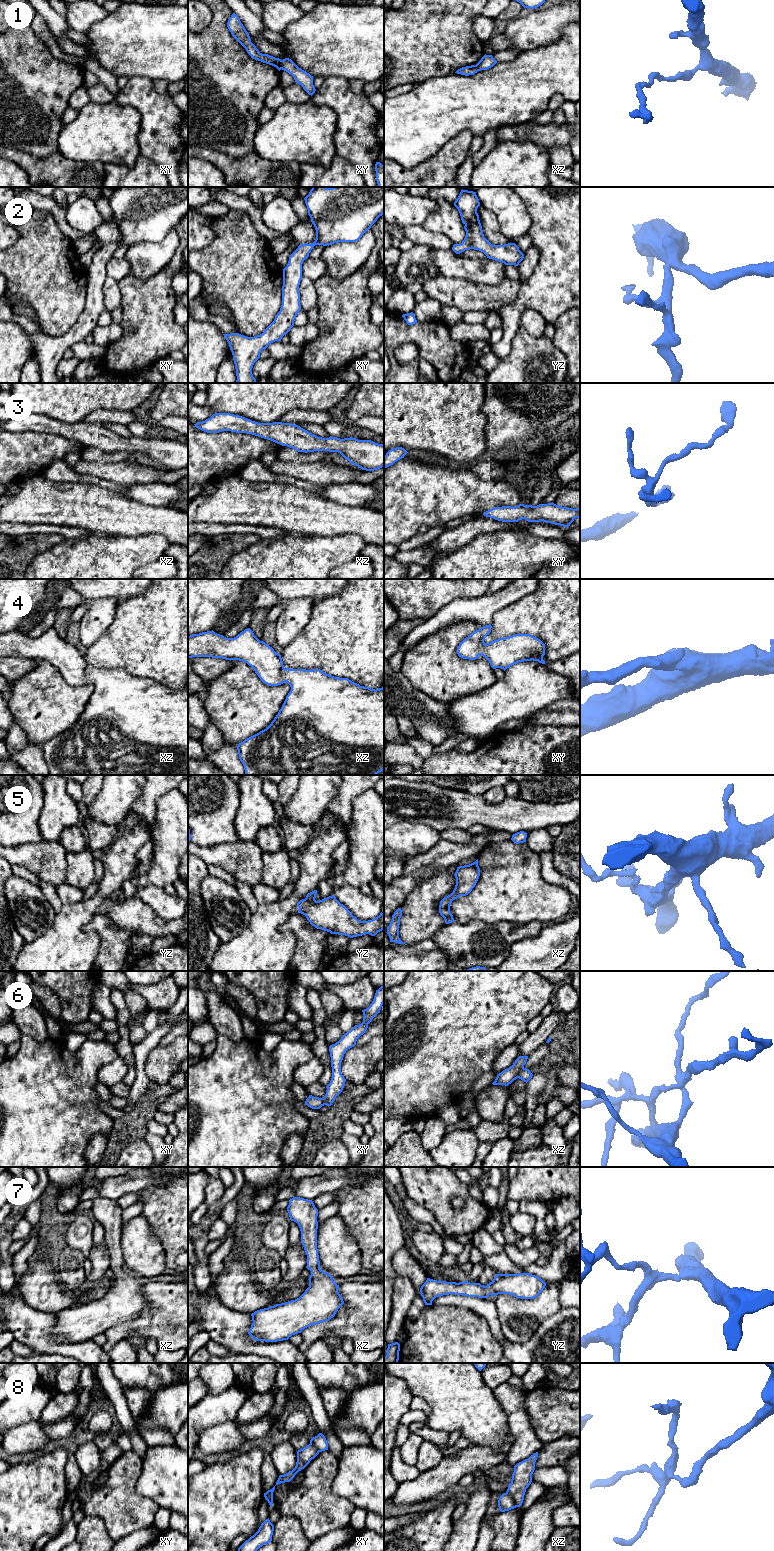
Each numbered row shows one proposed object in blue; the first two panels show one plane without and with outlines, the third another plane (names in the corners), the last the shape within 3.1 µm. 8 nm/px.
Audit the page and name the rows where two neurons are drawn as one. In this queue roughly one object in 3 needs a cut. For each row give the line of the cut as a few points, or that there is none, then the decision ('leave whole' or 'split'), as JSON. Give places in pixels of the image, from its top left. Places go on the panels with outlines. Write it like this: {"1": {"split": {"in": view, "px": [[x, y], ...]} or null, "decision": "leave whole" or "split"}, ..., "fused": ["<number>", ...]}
{"1": {"split": {"in": "xy", "px": [[282, 60], [280, 68]]}, "decision": "split"}, "2": {"split": null, "decision": "leave whole"}, "3": {"split": null, "decision": "leave whole"}, "4": {"split": null, "decision": "leave whole"}, "5": {"split": null, "decision": "leave whole"}, "6": {"split": {"in": "xz", "px": [[523, 1067], [517, 1077]]}, "decision": "split"}, "7": {"split": null, "decision": "leave whole"}, "8": {"split": {"in": "xz", "px": [[506, 1492], [516, 1506]]}, "decision": "split"}, "fused": ["1", "6", "8"]}

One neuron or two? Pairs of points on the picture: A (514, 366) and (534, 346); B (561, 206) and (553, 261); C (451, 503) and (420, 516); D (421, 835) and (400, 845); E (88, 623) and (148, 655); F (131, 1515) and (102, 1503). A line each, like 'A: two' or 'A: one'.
A: one
B: one
C: one
D: one
E: two
F: one

